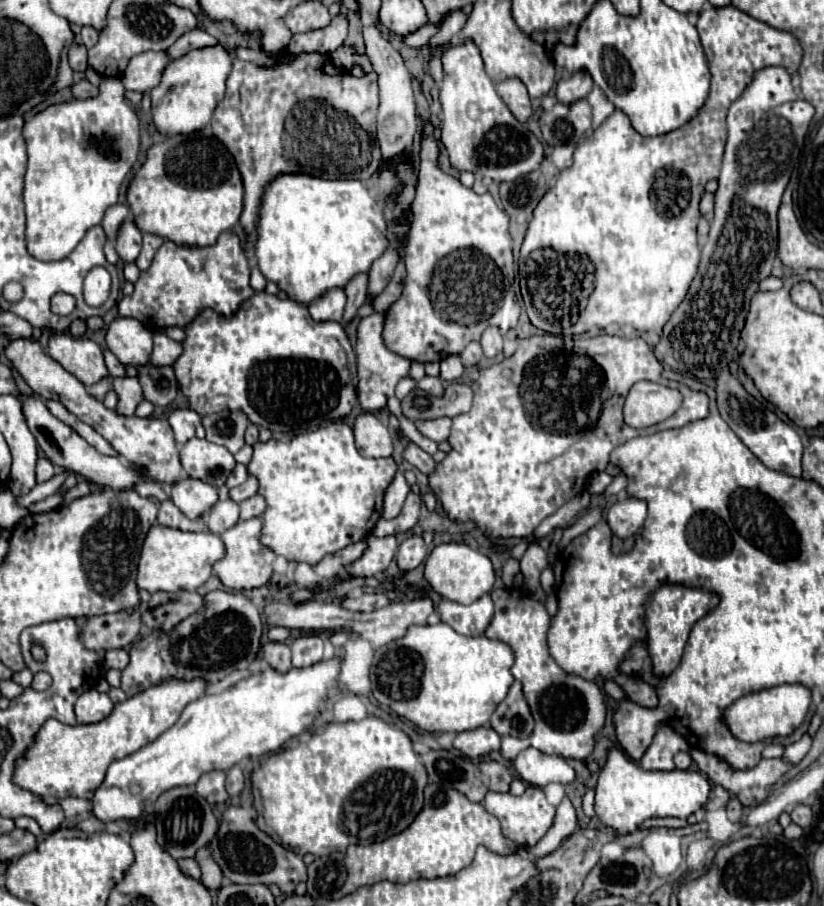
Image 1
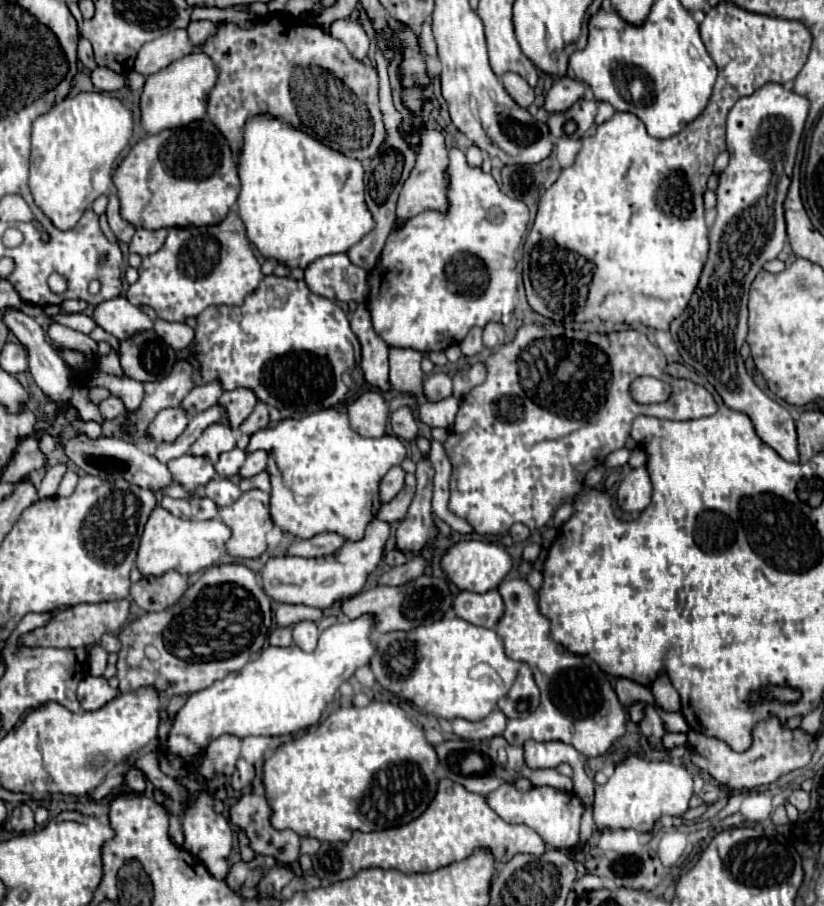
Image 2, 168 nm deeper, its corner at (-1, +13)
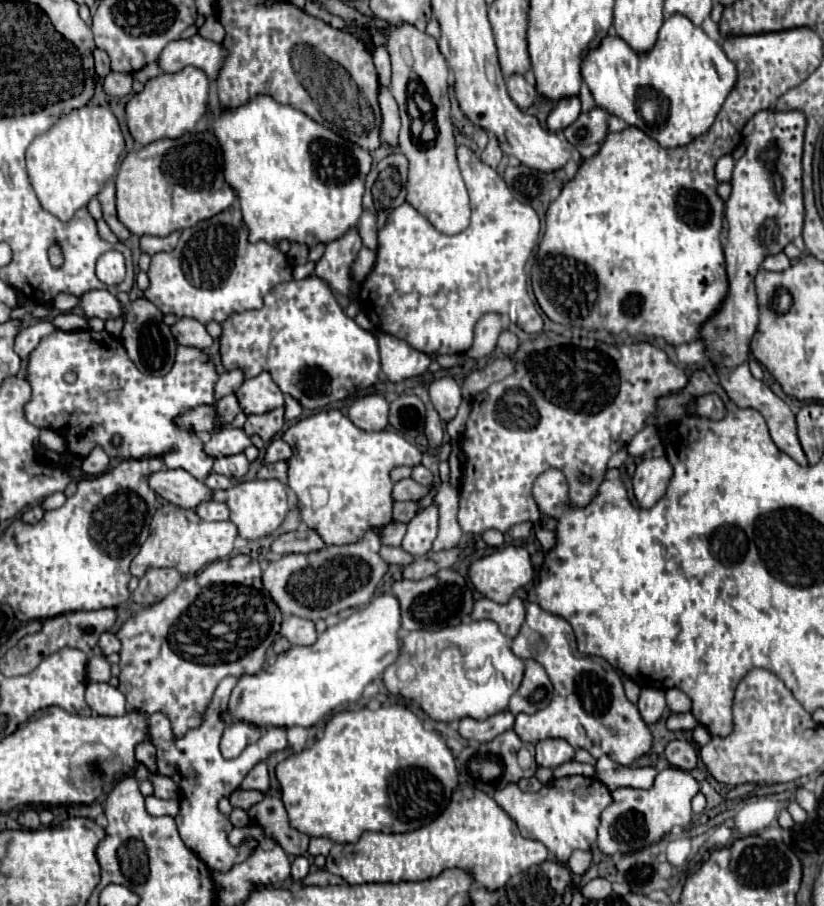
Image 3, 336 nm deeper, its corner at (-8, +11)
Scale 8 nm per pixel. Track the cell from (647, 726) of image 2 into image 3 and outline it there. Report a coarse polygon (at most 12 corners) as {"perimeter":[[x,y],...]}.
{"perimeter":[[643,688],[637,706],[651,726],[667,708],[665,692]]}

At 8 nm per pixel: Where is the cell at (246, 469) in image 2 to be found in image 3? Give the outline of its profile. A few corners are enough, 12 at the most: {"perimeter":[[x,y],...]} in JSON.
{"perimeter":[[275,440],[267,446],[263,464],[287,460],[291,450],[283,440]]}

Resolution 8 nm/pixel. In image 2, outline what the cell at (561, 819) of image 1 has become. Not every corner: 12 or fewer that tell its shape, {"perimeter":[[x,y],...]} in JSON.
{"perimeter":[[444,778],[414,822],[324,842],[328,886],[364,868],[434,872],[490,850],[540,856],[528,826]]}

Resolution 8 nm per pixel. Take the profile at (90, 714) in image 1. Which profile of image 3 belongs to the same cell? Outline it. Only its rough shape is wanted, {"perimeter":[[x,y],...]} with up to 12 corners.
{"perimeter":[[88,682],[95,714],[125,714],[125,696],[109,683]]}

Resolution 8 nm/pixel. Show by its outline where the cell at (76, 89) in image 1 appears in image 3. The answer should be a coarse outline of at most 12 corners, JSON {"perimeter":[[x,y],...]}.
{"perimeter":[[111,72],[103,80],[109,96],[127,96],[133,76]]}

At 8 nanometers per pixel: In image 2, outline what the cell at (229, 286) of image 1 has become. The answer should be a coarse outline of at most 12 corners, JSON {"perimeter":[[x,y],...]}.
{"perimeter":[[236,212],[170,228],[128,288],[184,322],[264,278]]}

